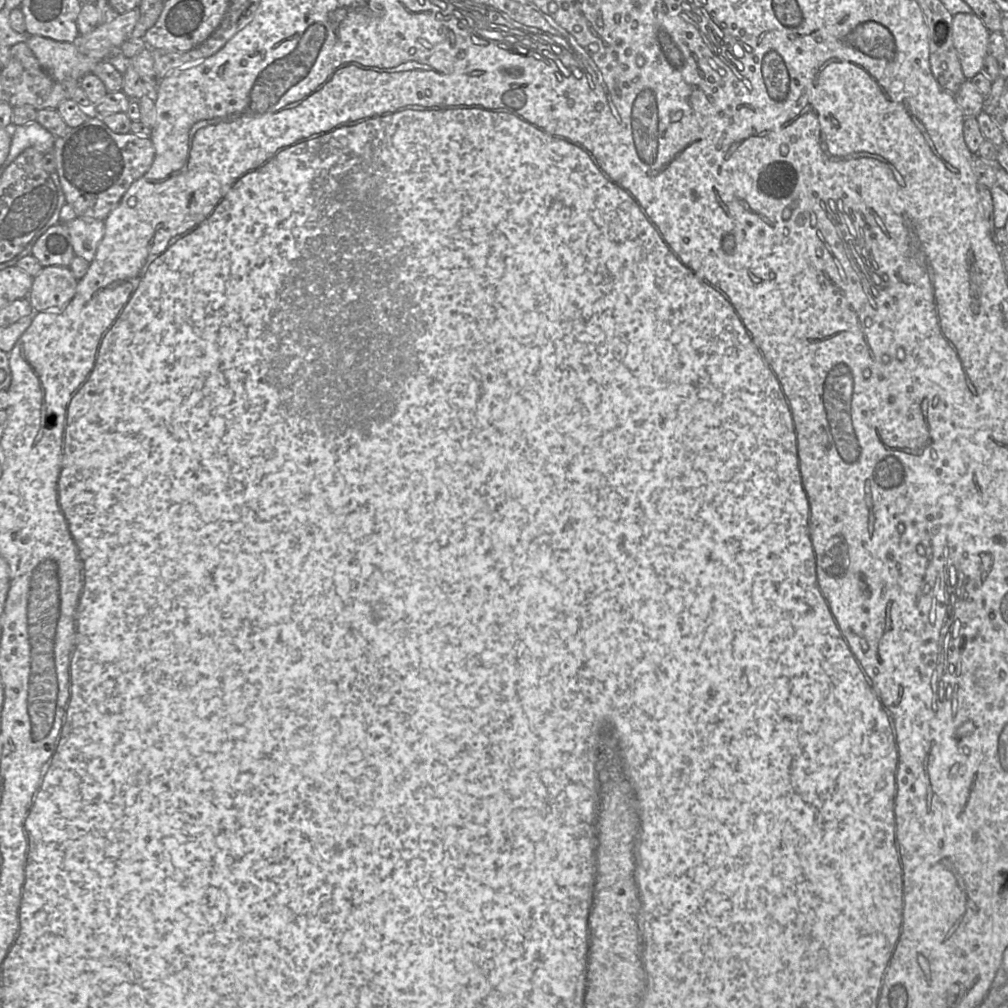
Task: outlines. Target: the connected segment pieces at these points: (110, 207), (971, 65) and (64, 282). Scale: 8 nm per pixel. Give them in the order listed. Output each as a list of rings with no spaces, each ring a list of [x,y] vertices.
[[[93,112],[84,124],[71,128],[66,135],[56,138],[53,152],[66,204],[70,205],[80,218],[100,220],[105,220],[111,214],[130,187],[148,172],[155,158],[155,147],[150,137],[113,132],[101,117]]]
[[[971,13],[954,15],[952,31],[963,74],[969,80],[983,68],[988,55],[990,31],[978,16]]]
[[[43,267],[41,272],[33,278],[32,287],[27,298],[35,312],[61,309],[74,298],[78,281],[68,267]]]

